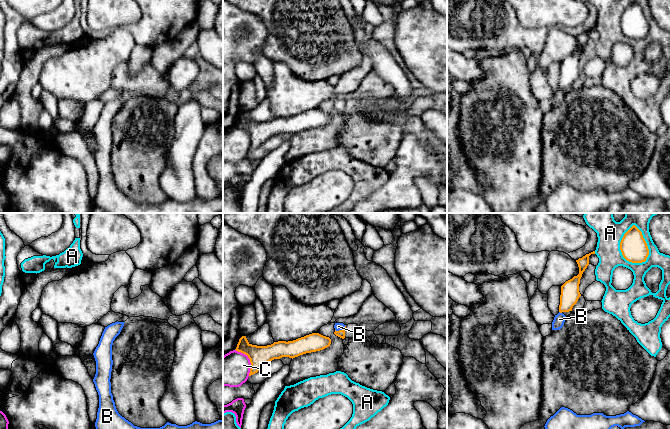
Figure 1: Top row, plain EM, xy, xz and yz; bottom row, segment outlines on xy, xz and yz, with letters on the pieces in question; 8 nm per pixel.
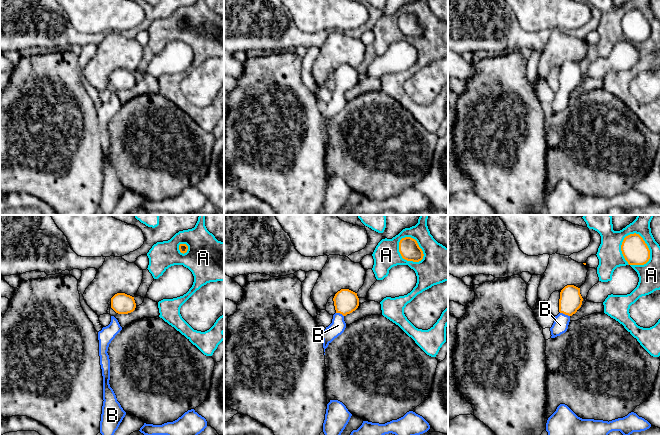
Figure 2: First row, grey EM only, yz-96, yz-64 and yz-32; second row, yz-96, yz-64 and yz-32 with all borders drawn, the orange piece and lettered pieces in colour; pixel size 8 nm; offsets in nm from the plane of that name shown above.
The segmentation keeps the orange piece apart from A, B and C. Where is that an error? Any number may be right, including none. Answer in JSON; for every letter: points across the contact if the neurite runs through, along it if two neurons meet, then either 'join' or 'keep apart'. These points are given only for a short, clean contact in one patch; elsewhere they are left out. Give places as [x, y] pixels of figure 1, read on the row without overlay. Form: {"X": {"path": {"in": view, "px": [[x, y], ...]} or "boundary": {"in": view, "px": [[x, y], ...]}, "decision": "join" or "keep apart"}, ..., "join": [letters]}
{"A": {"decision": "keep apart"}, "B": {"path": {"in": "xz", "px": [[341, 109], [341, 106], [338, 102]]}, "decision": "join"}, "C": {"decision": "keep apart"}, "join": ["B"]}

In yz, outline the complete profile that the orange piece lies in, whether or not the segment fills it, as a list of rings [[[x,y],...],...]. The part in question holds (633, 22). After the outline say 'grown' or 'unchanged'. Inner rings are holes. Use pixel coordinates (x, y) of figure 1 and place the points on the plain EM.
[[[633,1],[623,12],[620,18],[620,26],[623,33],[632,39],[645,38],[649,25],[642,8]]]; unchanged

